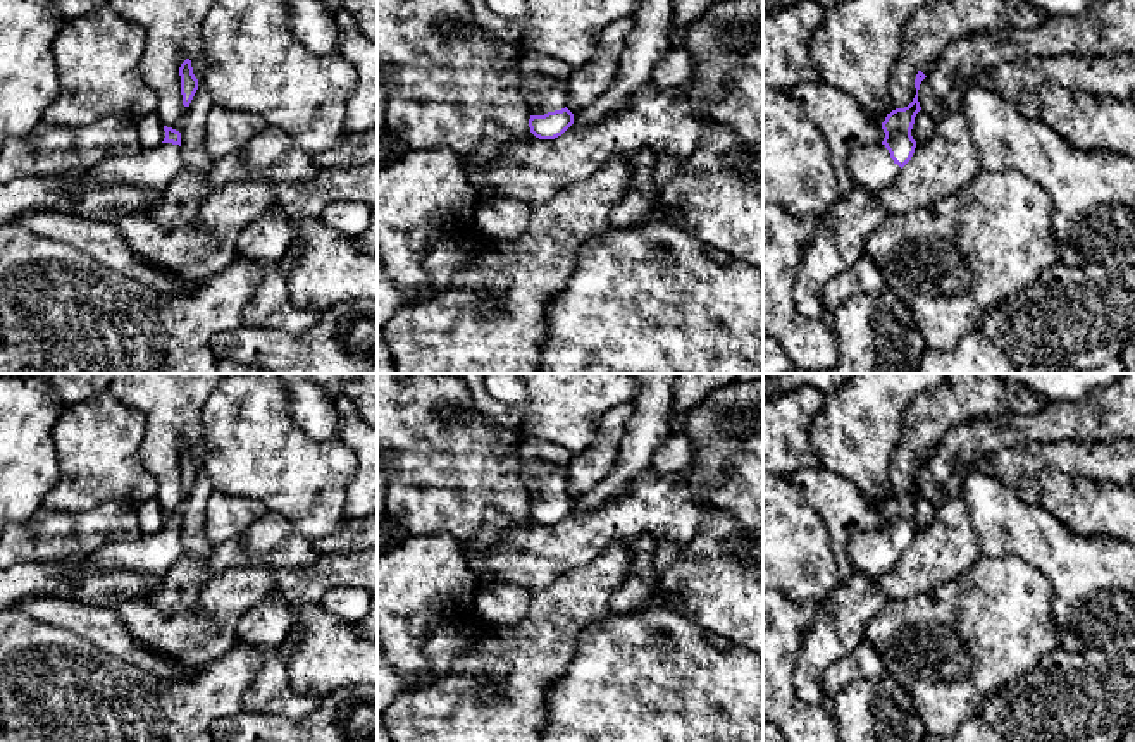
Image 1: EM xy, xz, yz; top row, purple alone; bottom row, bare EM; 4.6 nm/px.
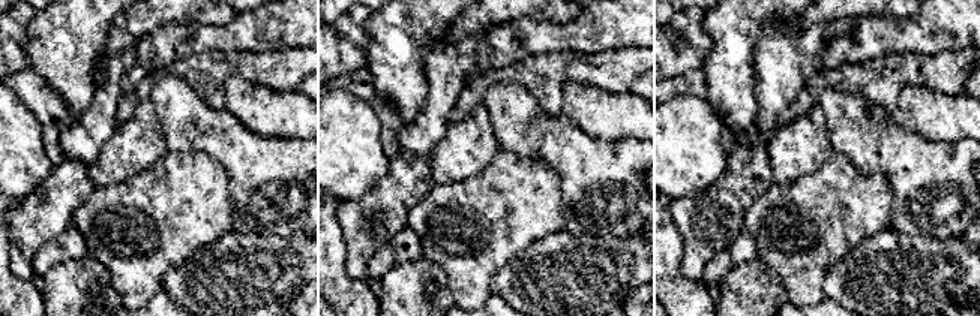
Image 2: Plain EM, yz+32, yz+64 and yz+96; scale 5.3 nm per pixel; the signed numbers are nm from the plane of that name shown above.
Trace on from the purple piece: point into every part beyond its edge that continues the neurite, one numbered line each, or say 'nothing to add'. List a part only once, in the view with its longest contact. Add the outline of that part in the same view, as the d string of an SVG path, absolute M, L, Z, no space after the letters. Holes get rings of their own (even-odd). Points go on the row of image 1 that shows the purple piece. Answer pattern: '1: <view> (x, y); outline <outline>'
1: xz (541, 95); outline M527 77L518 79L517 86L530 115L544 115L567 107L567 84L563 81Z

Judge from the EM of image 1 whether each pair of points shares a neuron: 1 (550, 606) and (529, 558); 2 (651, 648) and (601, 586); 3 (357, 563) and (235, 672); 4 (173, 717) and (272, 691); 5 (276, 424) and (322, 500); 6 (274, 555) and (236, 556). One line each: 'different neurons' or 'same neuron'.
1: different neurons
2: different neurons
3: different neurons
4: different neurons
5: same neuron
6: same neuron

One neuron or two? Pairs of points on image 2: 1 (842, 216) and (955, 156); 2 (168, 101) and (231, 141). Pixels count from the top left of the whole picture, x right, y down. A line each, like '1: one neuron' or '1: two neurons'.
1: two neurons
2: one neuron

